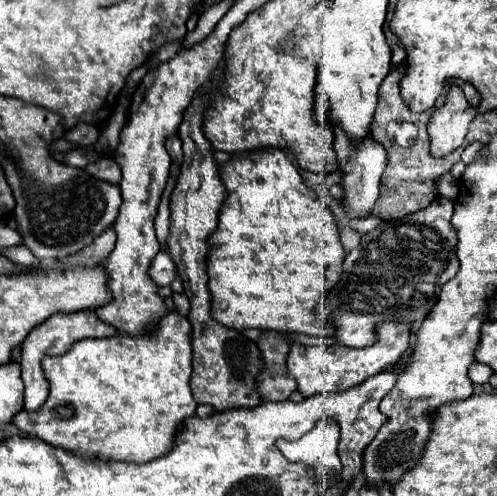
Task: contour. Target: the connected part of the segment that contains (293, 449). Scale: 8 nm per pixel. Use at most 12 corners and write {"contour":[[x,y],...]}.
{"contour":[[322,418],[306,436],[276,446],[318,476],[342,472],[340,428]]}

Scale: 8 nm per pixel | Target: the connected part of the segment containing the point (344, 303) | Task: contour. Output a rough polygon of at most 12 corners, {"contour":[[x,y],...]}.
{"contour":[[454,202],[364,234],[320,304],[344,346],[418,326],[458,272]]}

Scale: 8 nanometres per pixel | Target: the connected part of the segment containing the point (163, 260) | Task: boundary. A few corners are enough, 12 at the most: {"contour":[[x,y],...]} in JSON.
{"contour":[[160,250],[150,266],[158,286],[170,286],[176,264],[168,250]]}

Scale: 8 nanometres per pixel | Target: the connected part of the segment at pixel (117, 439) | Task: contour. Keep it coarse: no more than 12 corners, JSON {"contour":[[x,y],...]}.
{"contour":[[192,324],[42,360],[14,424],[92,458],[150,462],[198,402]]}

